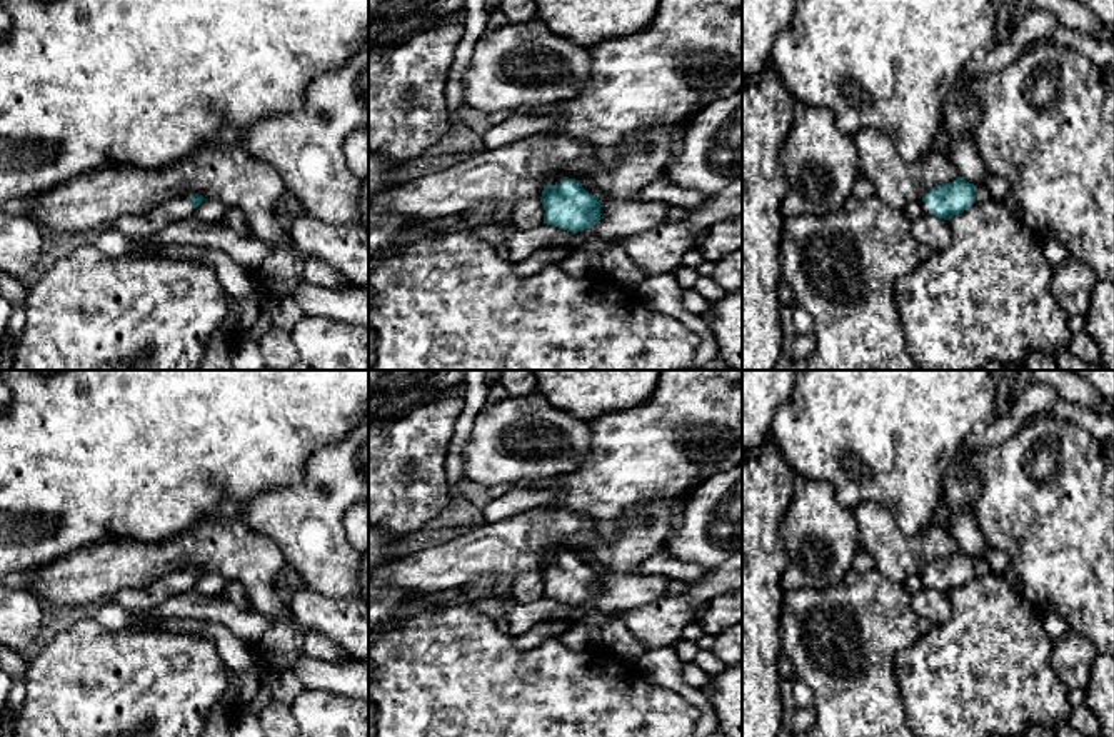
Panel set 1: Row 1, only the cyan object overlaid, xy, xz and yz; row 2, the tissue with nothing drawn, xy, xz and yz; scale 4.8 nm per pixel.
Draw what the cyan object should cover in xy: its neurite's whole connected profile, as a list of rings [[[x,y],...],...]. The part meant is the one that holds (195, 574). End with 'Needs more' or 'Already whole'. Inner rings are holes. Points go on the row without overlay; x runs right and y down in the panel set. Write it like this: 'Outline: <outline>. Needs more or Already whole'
Outline: [[[198,567],[173,570],[142,587],[122,589],[113,595],[123,609],[133,614],[147,614],[177,594],[193,589],[205,572]]]. Needs more

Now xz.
Outline: [[[547,549],[540,570],[544,597],[577,607],[592,602],[600,594],[600,577],[575,552]]]. Needs more

